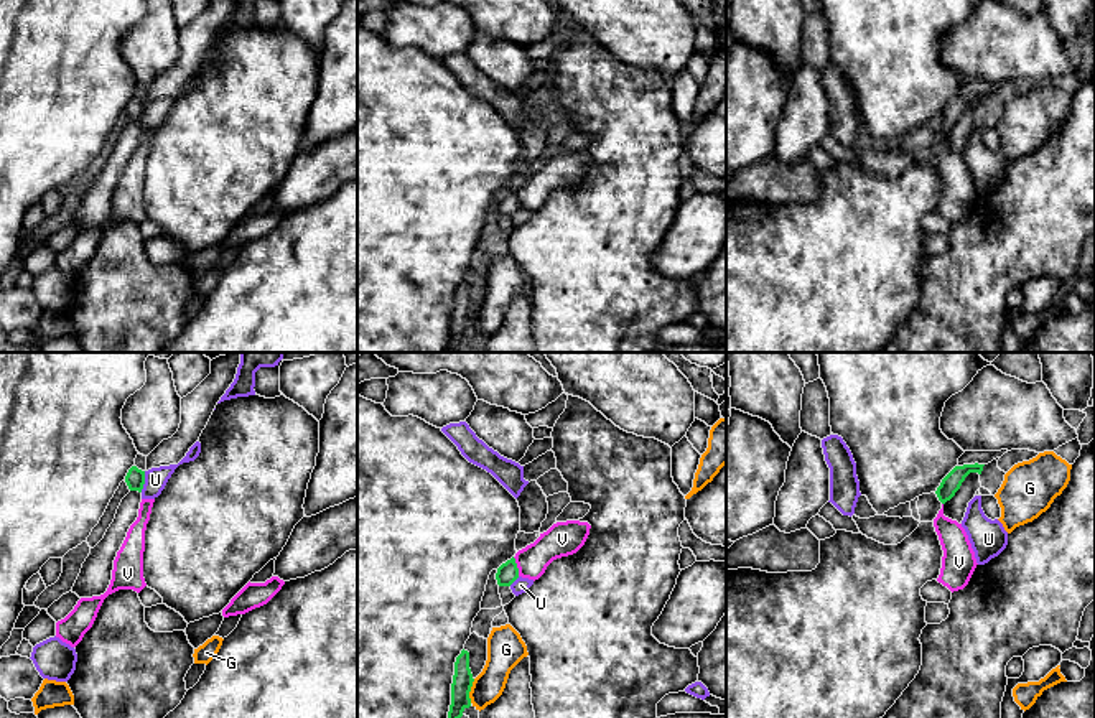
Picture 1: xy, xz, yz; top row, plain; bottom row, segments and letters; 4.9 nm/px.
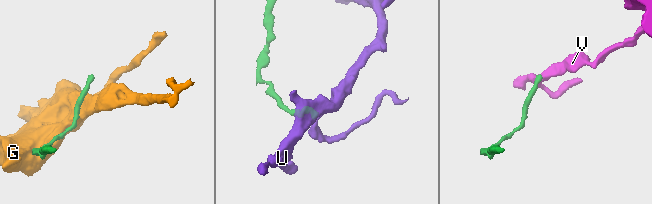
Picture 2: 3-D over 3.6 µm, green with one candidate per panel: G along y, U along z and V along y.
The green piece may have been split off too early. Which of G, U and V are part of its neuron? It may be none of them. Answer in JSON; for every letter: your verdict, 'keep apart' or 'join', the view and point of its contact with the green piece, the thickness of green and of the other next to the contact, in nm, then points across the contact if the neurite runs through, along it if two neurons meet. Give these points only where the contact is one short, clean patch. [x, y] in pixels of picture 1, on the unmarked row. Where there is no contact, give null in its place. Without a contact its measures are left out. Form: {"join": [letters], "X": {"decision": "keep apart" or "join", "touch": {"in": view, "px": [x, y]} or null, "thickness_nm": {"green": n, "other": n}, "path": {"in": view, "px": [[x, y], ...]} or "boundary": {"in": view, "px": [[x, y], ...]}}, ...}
{"join": [], "G": {"decision": "keep apart", "touch": {"in": "xz", "px": [470, 321]}, "thickness_nm": {"green": 100, "other": 170}, "boundary": {"in": "xz", "px": [[475, 310], [470, 320], [470, 333]]}}, "U": {"decision": "keep apart", "touch": {"in": "xy", "px": [144, 112]}, "thickness_nm": {"green": 100, "other": 110}, "boundary": {"in": "xy", "px": [[145, 102], [140, 122]]}}, "V": {"decision": "keep apart", "touch": {"in": "xz", "px": [516, 198]}, "thickness_nm": {"green": 100, "other": 160}, "boundary": {"in": "xz", "px": [[512, 188], [519, 206]]}}}

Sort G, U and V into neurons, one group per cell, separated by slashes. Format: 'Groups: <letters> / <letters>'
Groups: G / U / V

